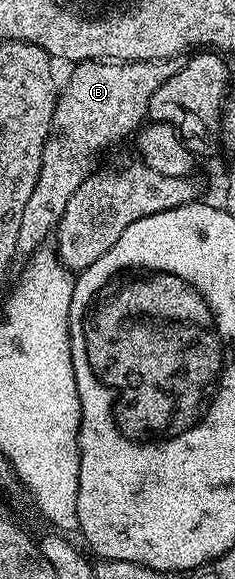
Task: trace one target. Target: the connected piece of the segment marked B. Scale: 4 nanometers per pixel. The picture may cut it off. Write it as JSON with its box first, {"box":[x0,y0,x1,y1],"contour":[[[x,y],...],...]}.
{"box":[18,55,186,254],"contour":[[[180,55],[174,56],[171,60],[119,60],[116,62],[112,60],[83,60],[72,65],[73,73],[70,74],[69,81],[66,84],[64,81],[63,87],[60,89],[57,97],[57,105],[53,111],[53,128],[49,131],[49,137],[43,146],[43,162],[39,170],[39,182],[35,182],[35,190],[31,190],[31,199],[27,201],[27,206],[23,206],[23,222],[19,222],[18,253],[24,254],[26,252],[26,254],[32,254],[48,241],[45,240],[48,236],[50,239],[51,233],[56,229],[57,224],[61,220],[61,215],[67,206],[67,202],[71,202],[71,194],[75,194],[75,190],[79,190],[79,186],[91,175],[91,167],[89,168],[89,166],[93,162],[93,155],[96,152],[103,151],[104,148],[111,147],[112,144],[117,143],[124,136],[132,137],[137,129],[146,123],[147,117],[149,116],[149,103],[151,102],[151,98],[155,98],[155,90],[159,90],[159,86],[163,86],[163,82],[167,82],[167,78],[171,78],[171,74],[179,71],[184,66],[185,61],[186,57]]]}

